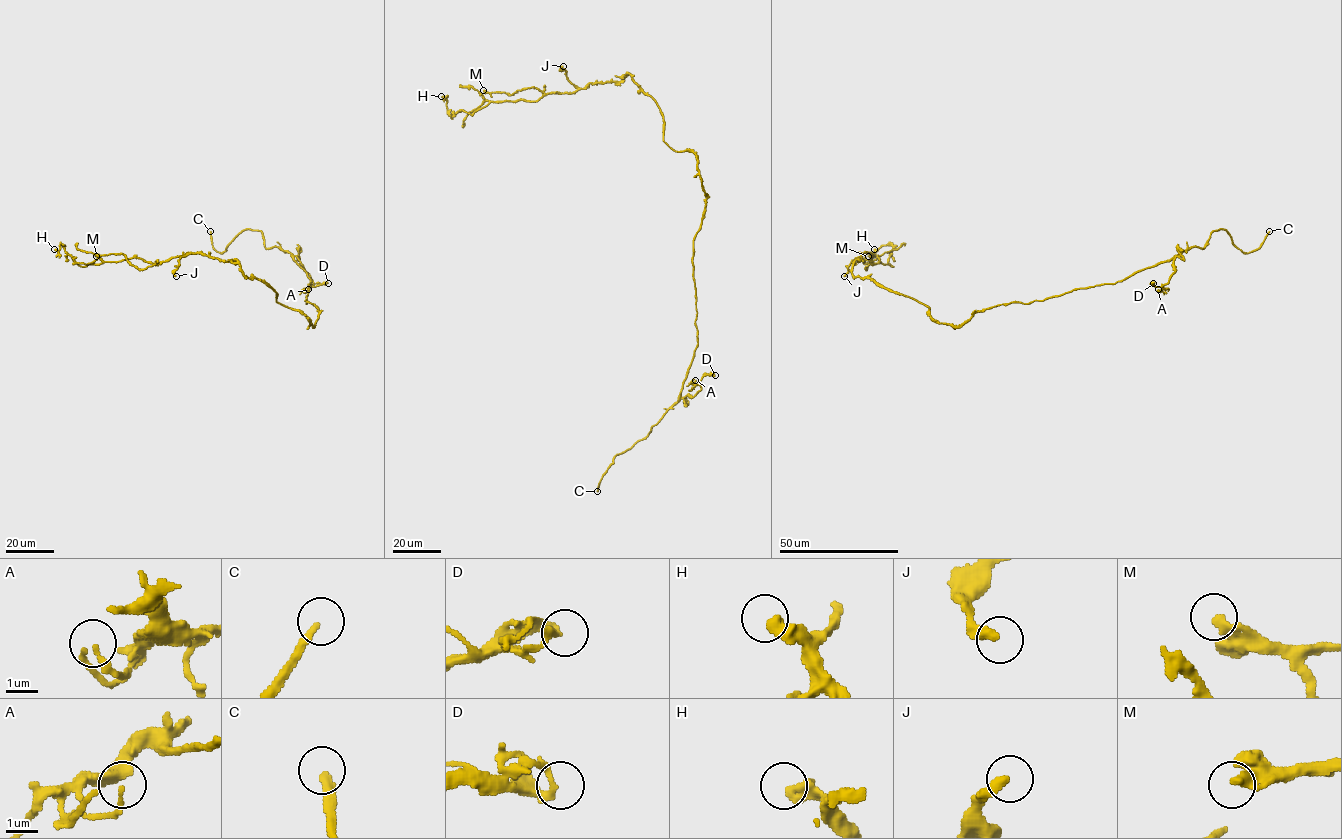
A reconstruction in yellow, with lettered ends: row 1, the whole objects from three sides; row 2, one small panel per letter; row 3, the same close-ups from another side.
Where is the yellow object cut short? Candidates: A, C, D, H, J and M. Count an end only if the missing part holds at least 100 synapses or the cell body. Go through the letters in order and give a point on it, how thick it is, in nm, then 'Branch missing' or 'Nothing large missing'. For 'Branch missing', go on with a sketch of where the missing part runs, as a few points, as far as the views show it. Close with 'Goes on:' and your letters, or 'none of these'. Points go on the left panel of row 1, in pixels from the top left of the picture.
A: Place: (308, 289). Thickness 150 nm. Nothing large missing
C: Place: (210, 231). Thickness 240 nm. Branch missing. Course of what is missing: (210, 231), (207, 192), (220, 175), (227, 175), (235, 182), (247, 211), (252, 196), (261, 199)
D: Place: (328, 283). Thickness 240 nm. Nothing large missing
H: Place: (54, 249). Thickness 400 nm. Nothing large missing
J: Place: (176, 276). Thickness 340 nm. Nothing large missing
M: Place: (96, 256). Thickness 320 nm. Nothing large missing
Goes on: C

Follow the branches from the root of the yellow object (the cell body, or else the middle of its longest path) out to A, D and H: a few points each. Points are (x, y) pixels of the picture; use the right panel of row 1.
A: (959, 325), (975, 313), (1001, 304), (1030, 304), (1081, 288), (1114, 284), (1175, 256), (1174, 272), (1158, 289)
D: (959, 325), (1001, 304), (1030, 304), (1114, 284), (1175, 256), (1169, 281), (1161, 286), (1153, 283)
H: (959, 325), (938, 323), (923, 304), (855, 277), (853, 263), (864, 253), (892, 266), (890, 244), (874, 249)

